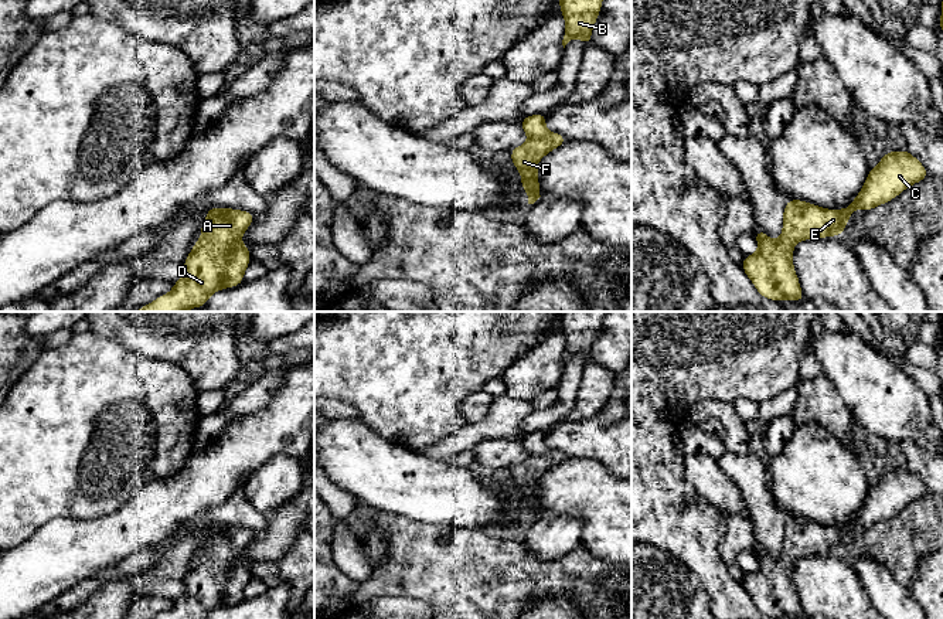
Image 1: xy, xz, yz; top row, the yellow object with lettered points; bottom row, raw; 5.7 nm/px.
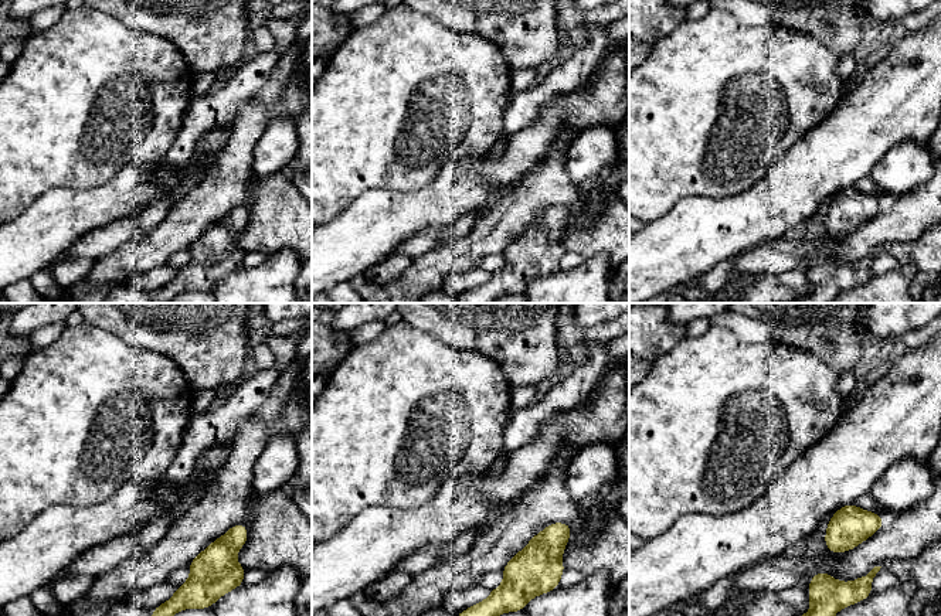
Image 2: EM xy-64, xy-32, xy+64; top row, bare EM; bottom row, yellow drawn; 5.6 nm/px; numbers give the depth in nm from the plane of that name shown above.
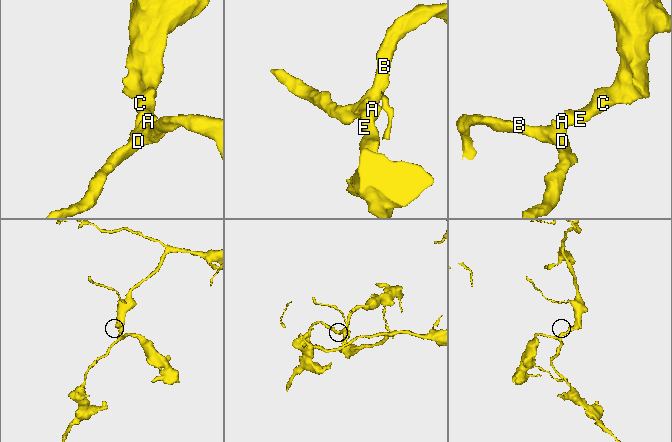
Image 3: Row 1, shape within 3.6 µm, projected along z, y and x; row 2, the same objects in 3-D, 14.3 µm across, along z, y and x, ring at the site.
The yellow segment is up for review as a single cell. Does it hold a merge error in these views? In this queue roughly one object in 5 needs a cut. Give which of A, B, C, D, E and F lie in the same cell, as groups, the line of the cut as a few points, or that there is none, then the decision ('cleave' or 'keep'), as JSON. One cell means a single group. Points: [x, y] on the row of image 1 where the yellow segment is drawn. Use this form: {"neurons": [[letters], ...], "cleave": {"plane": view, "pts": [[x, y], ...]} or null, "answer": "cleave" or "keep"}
{"neurons": [["A", "B", "C", "D", "E", "F"]], "cleave": null, "answer": "keep"}

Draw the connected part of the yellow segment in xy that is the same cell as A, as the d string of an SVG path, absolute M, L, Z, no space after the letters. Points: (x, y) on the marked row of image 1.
M208 208L201 239L193 245L184 261L184 275L174 282L170 293L135 312L185 312L204 307L214 292L241 285L252 258L249 248L239 241L255 218L249 211Z

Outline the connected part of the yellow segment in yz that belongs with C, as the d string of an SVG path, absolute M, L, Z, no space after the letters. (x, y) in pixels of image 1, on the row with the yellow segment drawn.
M909 150L885 152L882 160L869 170L861 193L844 210L827 210L789 198L783 211L782 238L772 241L758 228L753 235L759 252L745 255L741 266L760 296L779 303L784 299L804 302L793 266L793 246L810 238L842 235L854 210L861 208L867 212L929 176Z

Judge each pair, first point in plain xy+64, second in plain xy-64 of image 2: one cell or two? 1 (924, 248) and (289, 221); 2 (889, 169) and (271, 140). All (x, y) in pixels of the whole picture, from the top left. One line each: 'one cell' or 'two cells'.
1: one cell
2: one cell

